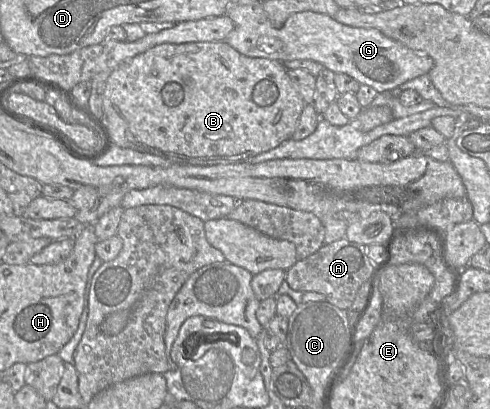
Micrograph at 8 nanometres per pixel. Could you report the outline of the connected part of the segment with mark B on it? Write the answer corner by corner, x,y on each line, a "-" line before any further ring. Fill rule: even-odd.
225,41
160,44
119,64
109,75
103,94
102,120
108,128
114,145
162,157
172,164
209,166
246,162
250,157
267,152
291,138
305,107
301,95
294,88
287,69
281,62
266,58
250,58
237,52

